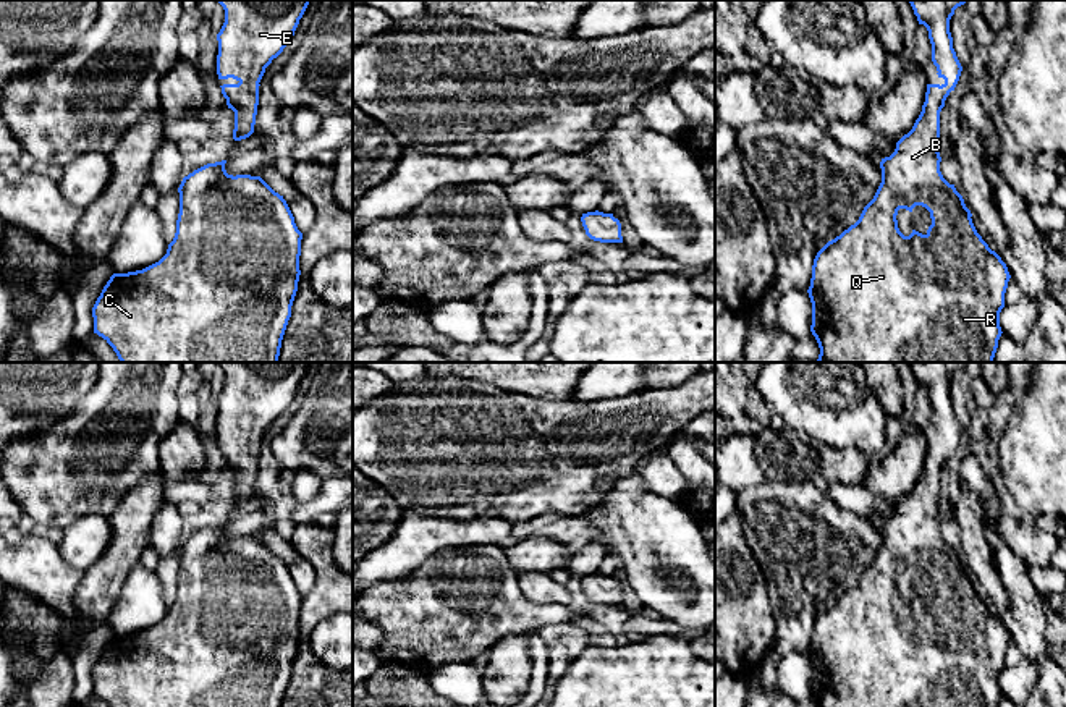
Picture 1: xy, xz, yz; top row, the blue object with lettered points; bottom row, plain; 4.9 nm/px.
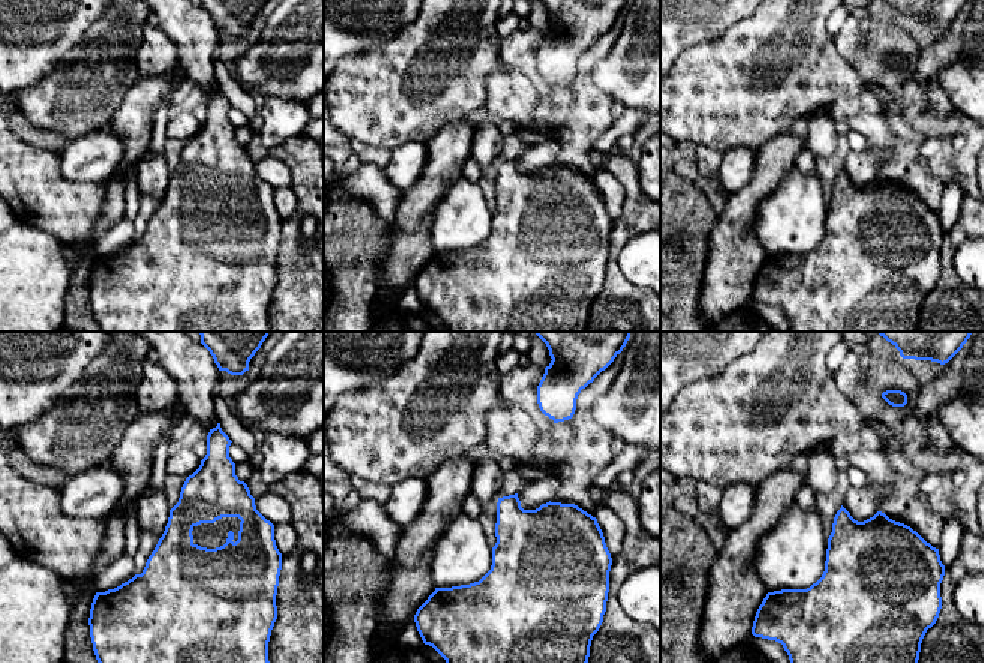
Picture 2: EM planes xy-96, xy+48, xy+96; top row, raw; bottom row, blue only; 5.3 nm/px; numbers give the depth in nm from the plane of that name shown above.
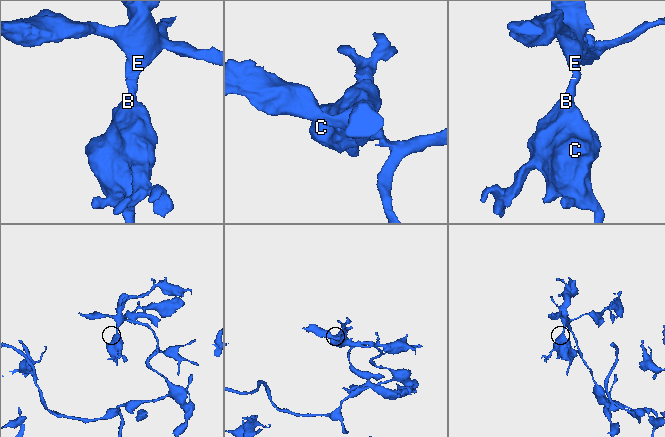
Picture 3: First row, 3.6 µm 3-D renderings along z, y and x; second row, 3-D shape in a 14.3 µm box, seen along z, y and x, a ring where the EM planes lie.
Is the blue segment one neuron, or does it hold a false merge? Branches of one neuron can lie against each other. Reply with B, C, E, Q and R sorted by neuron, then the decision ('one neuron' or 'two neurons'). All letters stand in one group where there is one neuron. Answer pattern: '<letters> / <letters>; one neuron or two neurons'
B C E Q R; one neuron

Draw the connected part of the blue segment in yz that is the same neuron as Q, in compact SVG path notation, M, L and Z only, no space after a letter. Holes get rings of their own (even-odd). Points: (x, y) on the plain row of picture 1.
M909 362L919 387L929 393L932 424L945 445L927 447L925 464L912 492L904 497L890 519L882 521L882 545L859 582L828 603L815 618L810 649L810 694L819 707L998 707L1001 699L1000 675L1011 641L1006 626L988 610L972 586L972 576L962 558L940 534L940 474L954 453L962 429L953 411L950 382L966 362ZM922 568L930 574L932 587L922 597L916 592L904 599L898 591L898 573L912 574Z

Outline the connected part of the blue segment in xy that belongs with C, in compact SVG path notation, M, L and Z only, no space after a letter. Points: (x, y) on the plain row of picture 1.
M226 523L207 526L183 540L180 555L180 576L176 582L176 595L168 607L167 616L155 626L128 636L113 636L104 649L100 658L92 670L94 696L102 699L108 707L281 707L291 668L299 644L299 618L302 595L294 586L294 579L278 555L275 555L260 539L228 537Z

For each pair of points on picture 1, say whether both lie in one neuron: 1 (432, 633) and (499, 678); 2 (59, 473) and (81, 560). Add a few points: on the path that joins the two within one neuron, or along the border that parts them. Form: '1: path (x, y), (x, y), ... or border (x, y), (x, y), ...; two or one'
1: border (518, 633), (500, 638), (486, 652); two
2: border (107, 516), (83, 515), (63, 529); two

